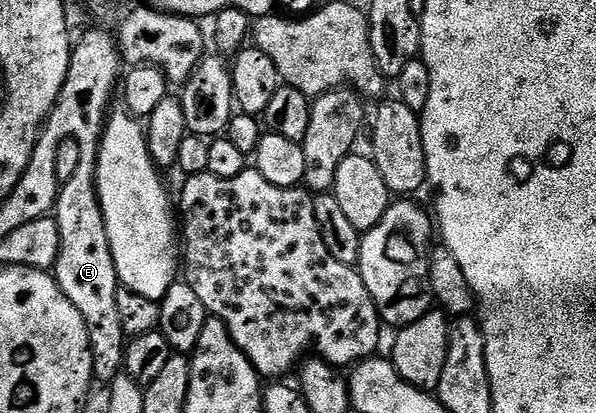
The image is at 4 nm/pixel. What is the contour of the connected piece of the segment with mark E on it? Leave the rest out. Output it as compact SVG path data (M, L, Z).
M98 110L98 114L86 113L86 116L74 113L74 118L78 118L76 122L82 124L76 128L72 138L80 148L82 164L78 165L76 172L61 185L57 203L52 211L60 236L58 258L53 264L52 273L58 281L60 292L68 296L72 308L76 308L76 312L80 312L84 320L90 351L94 357L94 377L103 384L113 382L116 375L123 371L128 341L128 335L122 331L120 324L120 312L116 308L120 283L94 182L93 164L97 161L98 145L105 129L107 112L108 110Z

